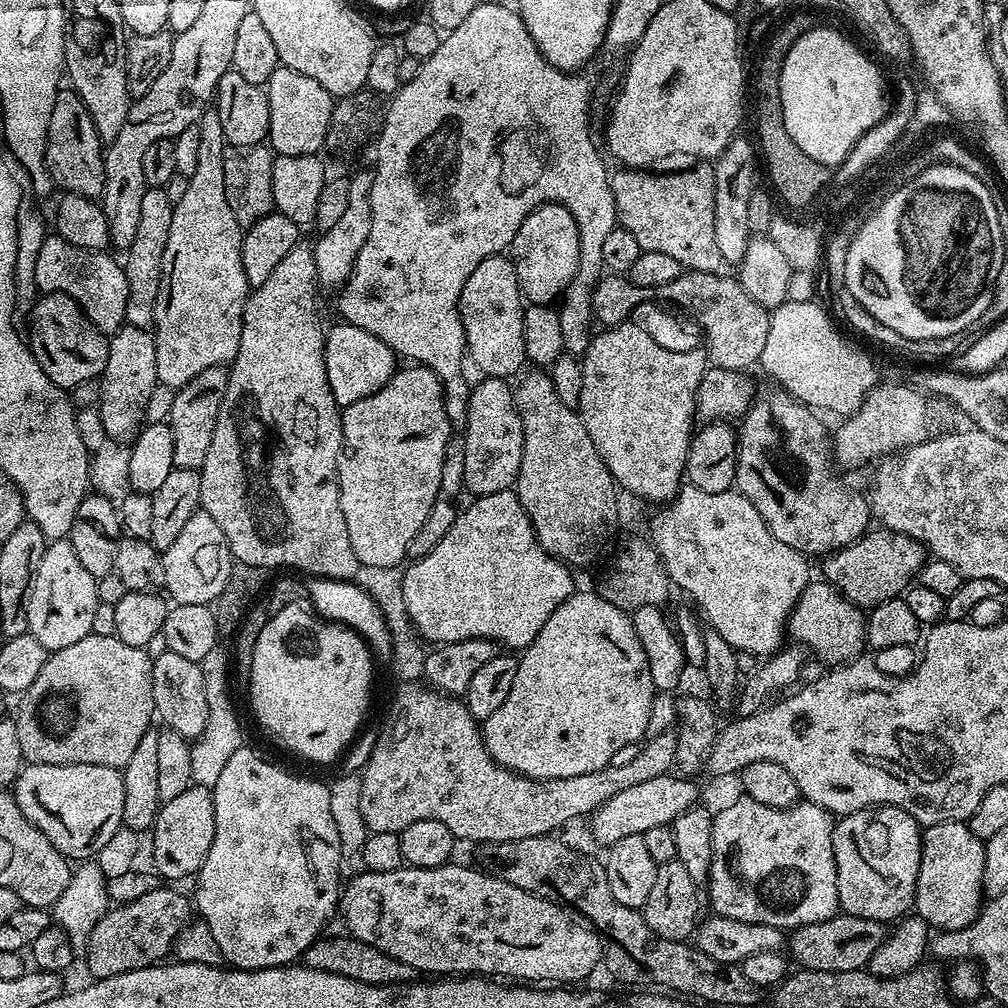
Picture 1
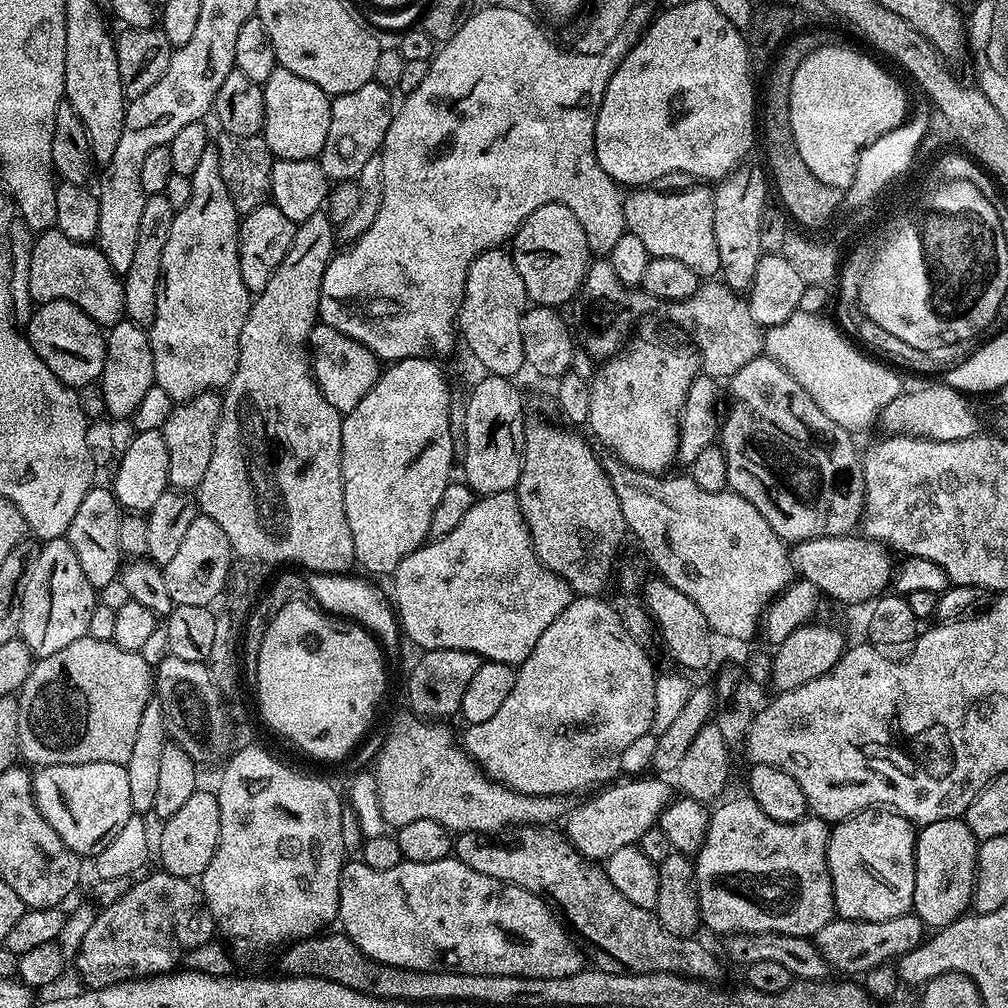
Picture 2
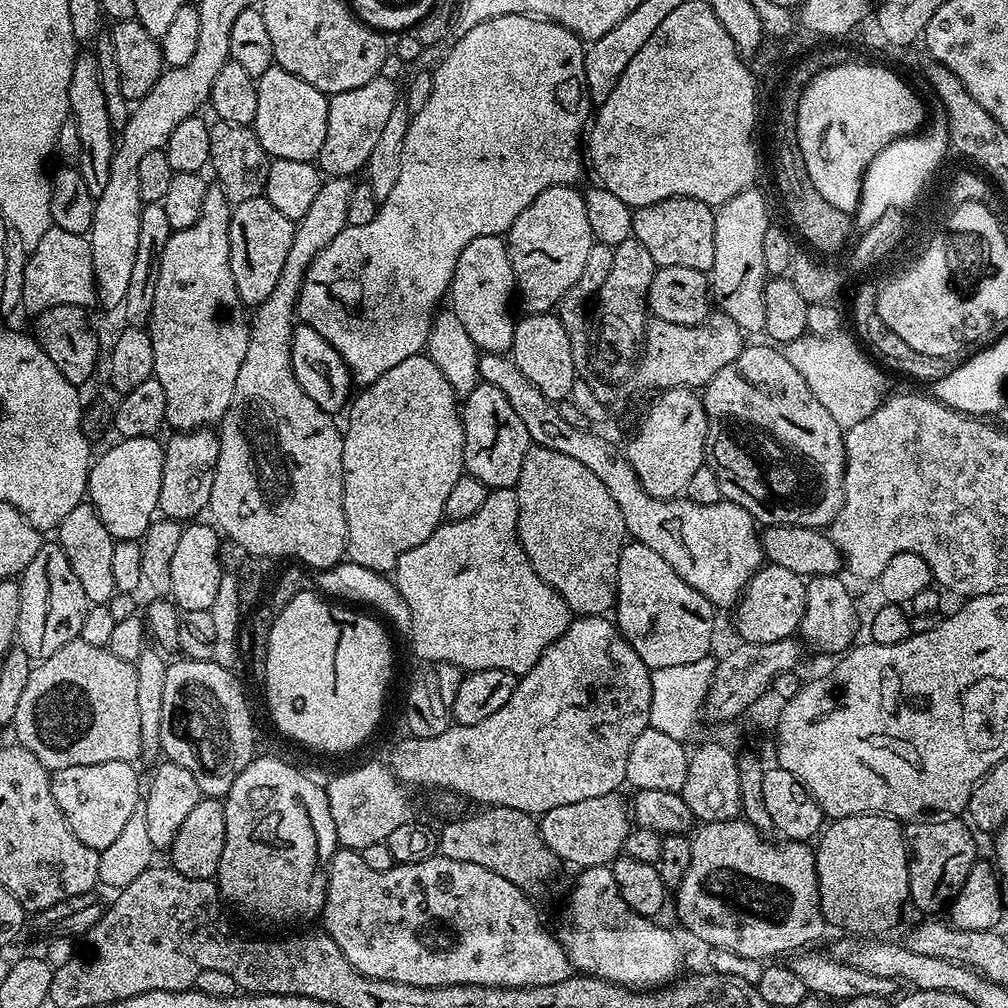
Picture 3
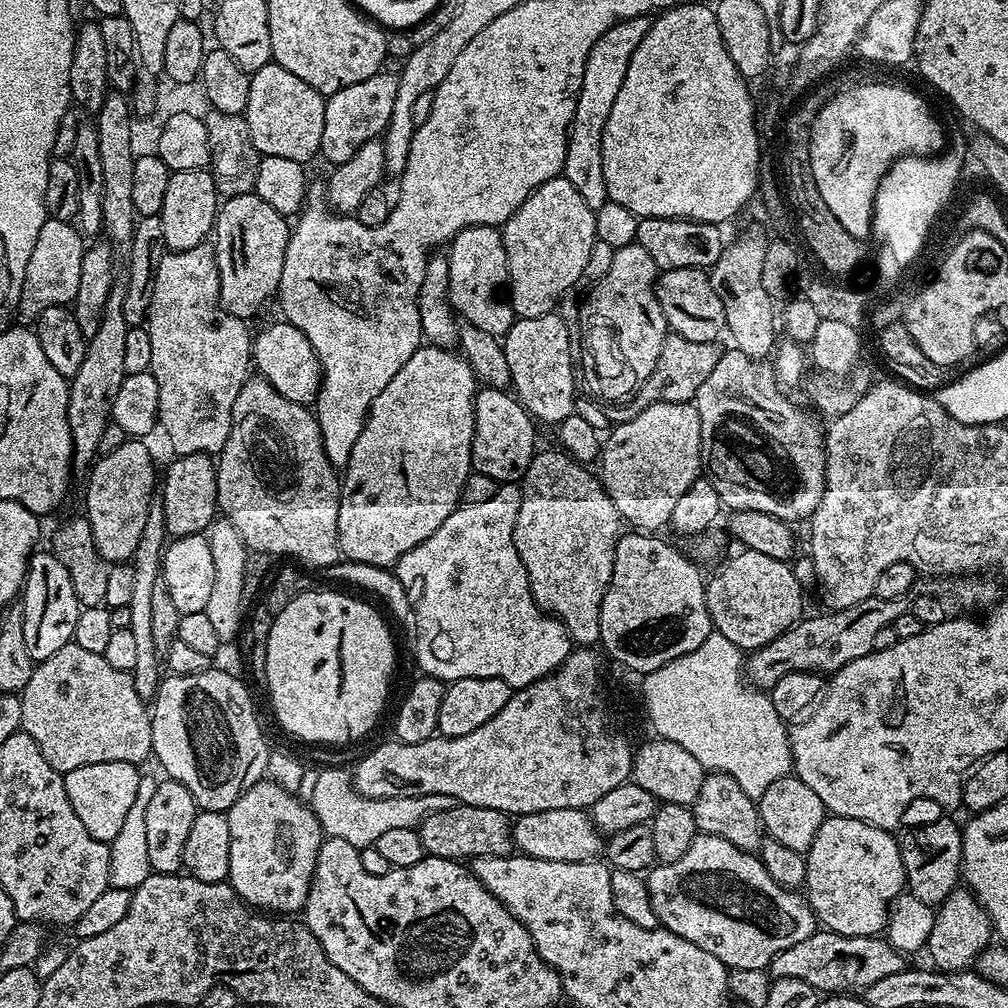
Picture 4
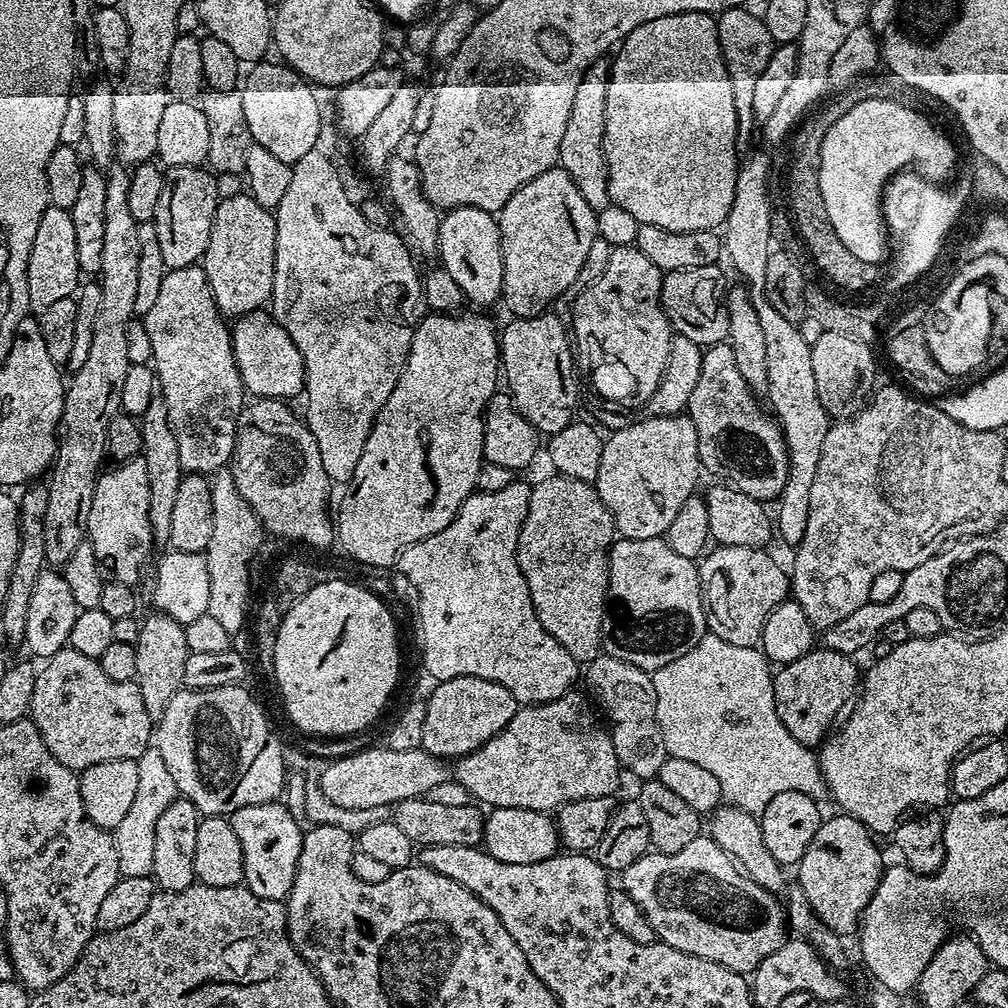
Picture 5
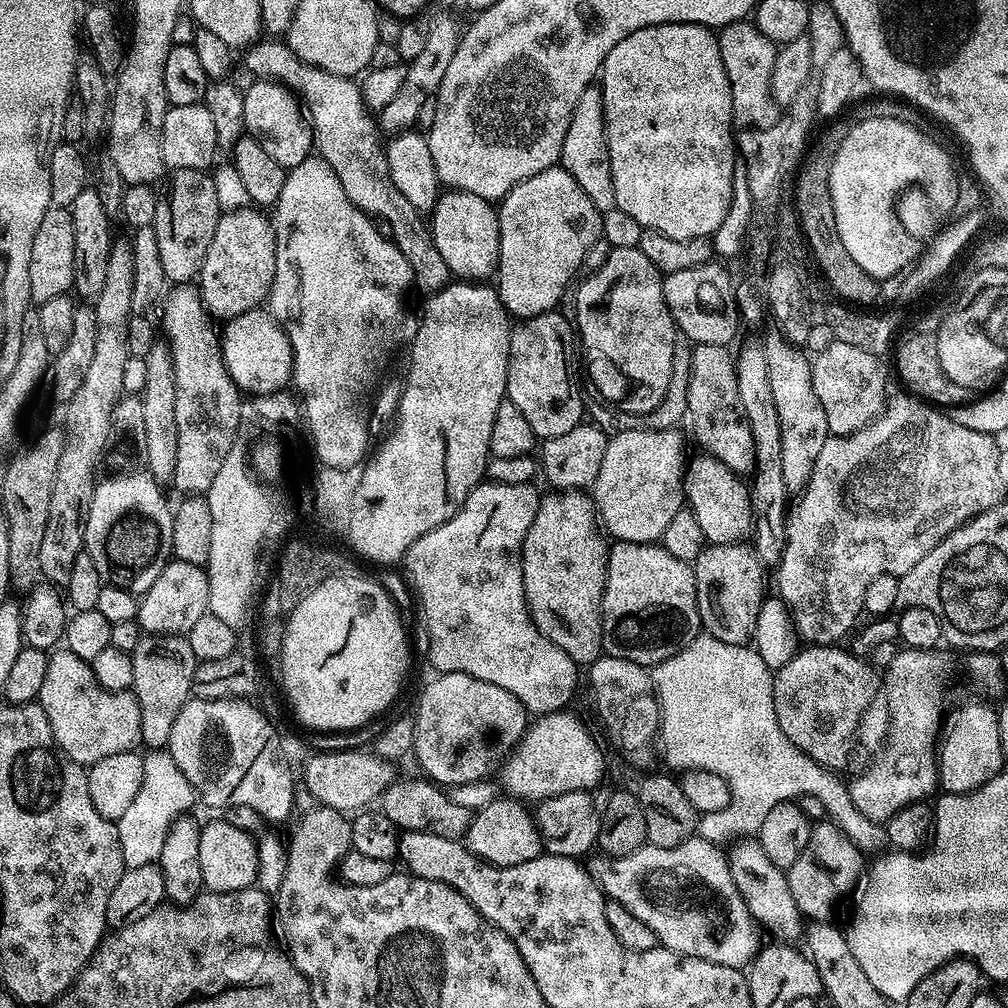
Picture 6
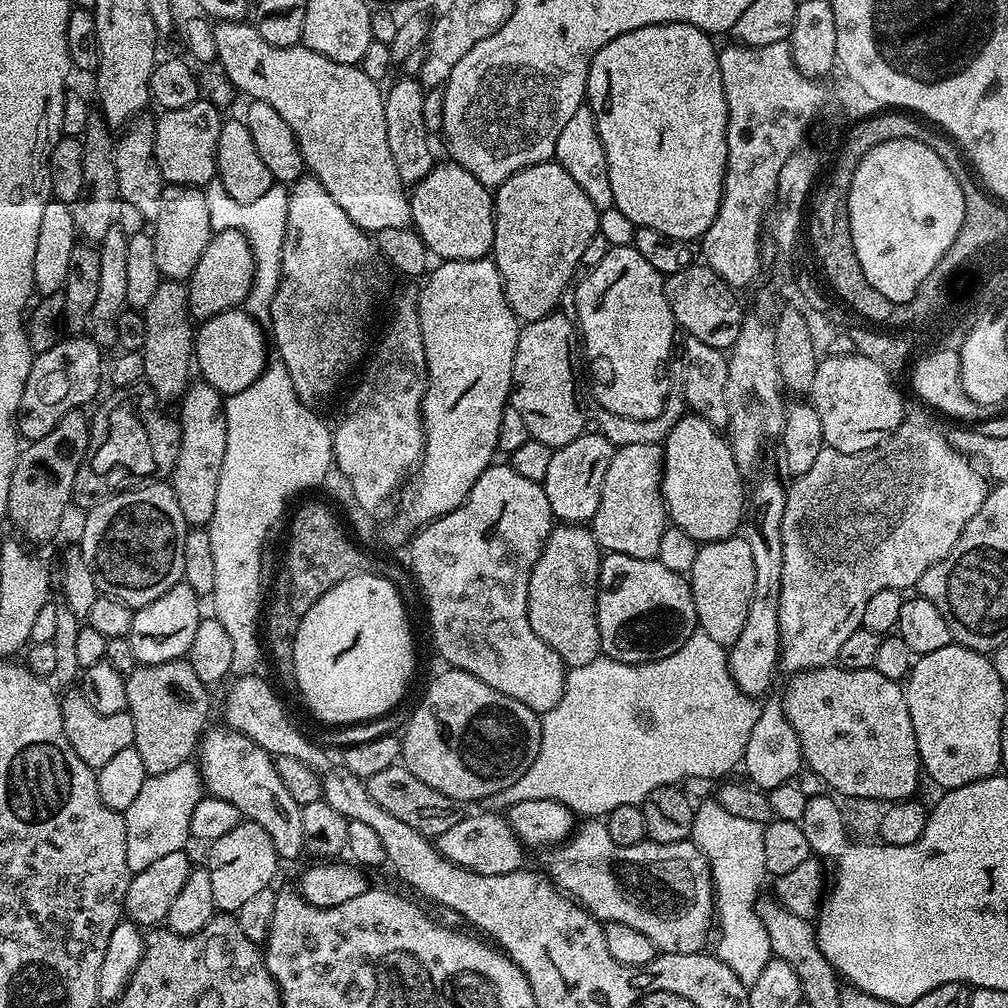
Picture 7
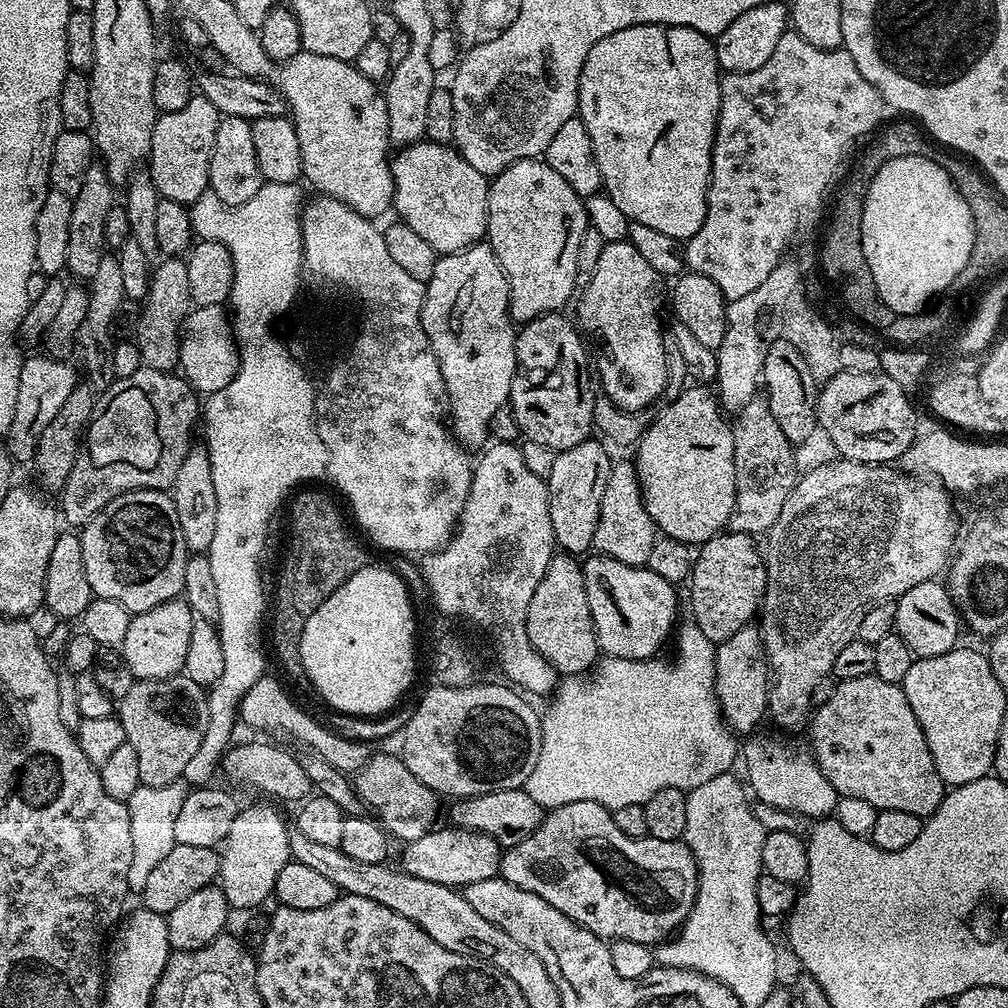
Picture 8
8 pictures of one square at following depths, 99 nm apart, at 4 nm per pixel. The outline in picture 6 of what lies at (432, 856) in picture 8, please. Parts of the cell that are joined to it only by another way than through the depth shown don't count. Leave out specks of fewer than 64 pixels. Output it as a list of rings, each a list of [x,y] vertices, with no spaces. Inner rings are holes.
[[[498,798],[484,808],[475,809],[466,833],[466,846],[479,860],[502,866],[518,866],[542,855],[540,832],[533,813],[515,798]]]

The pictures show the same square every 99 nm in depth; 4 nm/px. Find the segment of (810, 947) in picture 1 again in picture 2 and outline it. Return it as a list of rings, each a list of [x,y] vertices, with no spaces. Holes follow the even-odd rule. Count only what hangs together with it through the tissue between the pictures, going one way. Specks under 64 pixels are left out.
[[[909,912],[906,915],[899,915],[898,918],[887,919],[886,922],[862,922],[861,920],[834,918],[826,926],[822,926],[822,930],[816,932],[814,943],[816,949],[828,959],[828,963],[833,969],[838,968],[842,971],[839,973],[856,978],[869,972],[870,969],[881,967],[890,961],[899,959],[910,950],[922,944],[925,938],[926,925],[924,925],[920,916],[914,912]]]

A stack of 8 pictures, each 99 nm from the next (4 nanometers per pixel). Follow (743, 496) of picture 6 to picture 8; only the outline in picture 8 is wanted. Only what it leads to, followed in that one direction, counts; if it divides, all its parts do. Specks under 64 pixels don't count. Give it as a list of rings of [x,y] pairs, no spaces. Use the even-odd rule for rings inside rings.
[[[692,386],[696,388],[688,388],[685,392],[680,392],[664,409],[660,412],[660,417],[653,424],[649,423],[643,436],[638,441],[638,447],[635,449],[636,457],[634,463],[636,466],[636,476],[640,479],[640,492],[644,496],[644,505],[650,514],[650,518],[656,524],[657,529],[663,535],[674,538],[678,542],[689,546],[699,546],[705,544],[710,538],[719,536],[725,531],[728,519],[732,513],[736,511],[736,483],[734,482],[734,434],[732,433],[732,424],[726,419],[725,413],[722,411],[717,397],[707,392],[707,387]]]

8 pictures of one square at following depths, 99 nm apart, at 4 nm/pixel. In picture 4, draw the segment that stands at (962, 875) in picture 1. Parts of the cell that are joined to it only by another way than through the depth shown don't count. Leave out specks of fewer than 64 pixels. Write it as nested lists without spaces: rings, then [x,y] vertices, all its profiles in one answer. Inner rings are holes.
[[[932,820],[899,837],[904,879],[911,895],[926,905],[939,906],[958,887],[962,880],[960,863],[963,837],[961,825],[956,825],[952,820]]]

